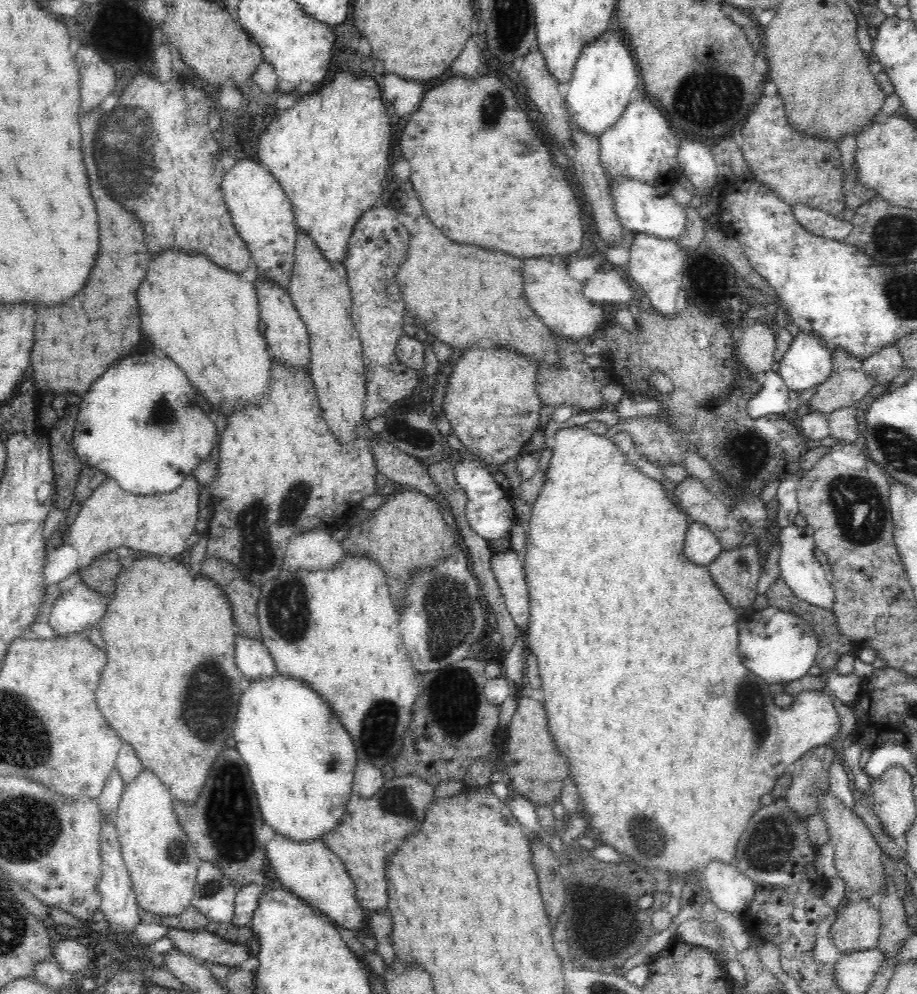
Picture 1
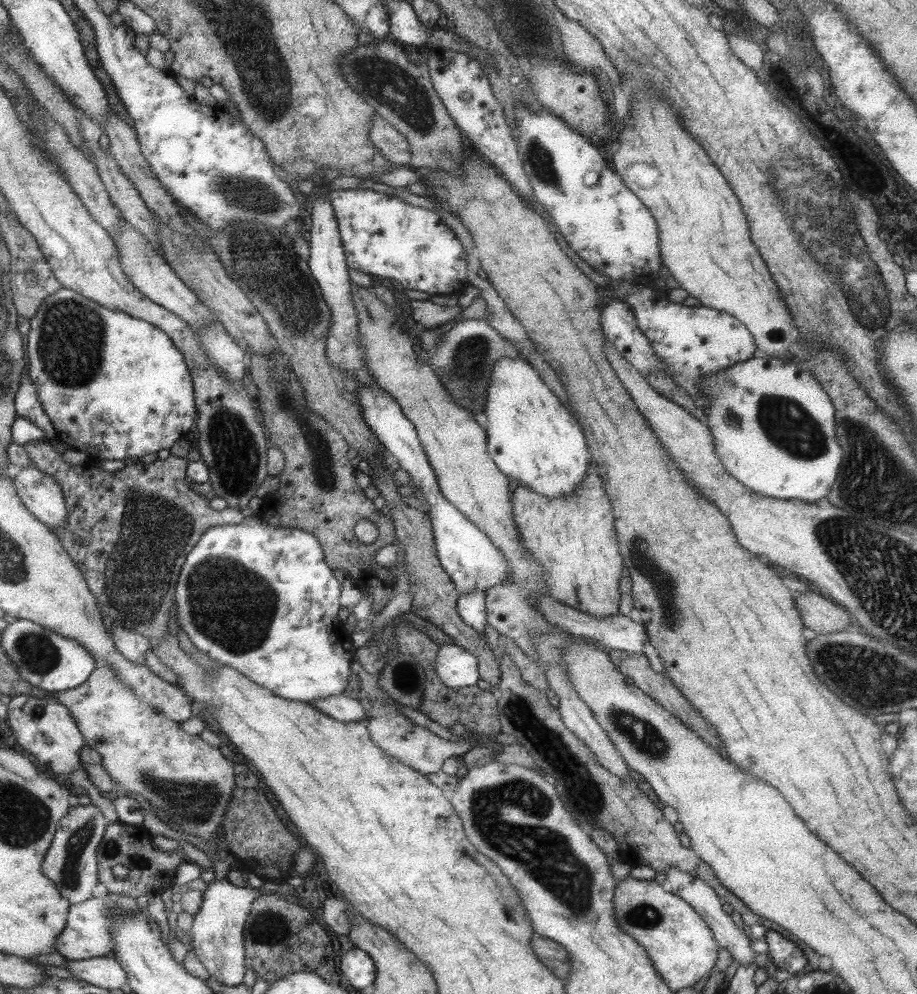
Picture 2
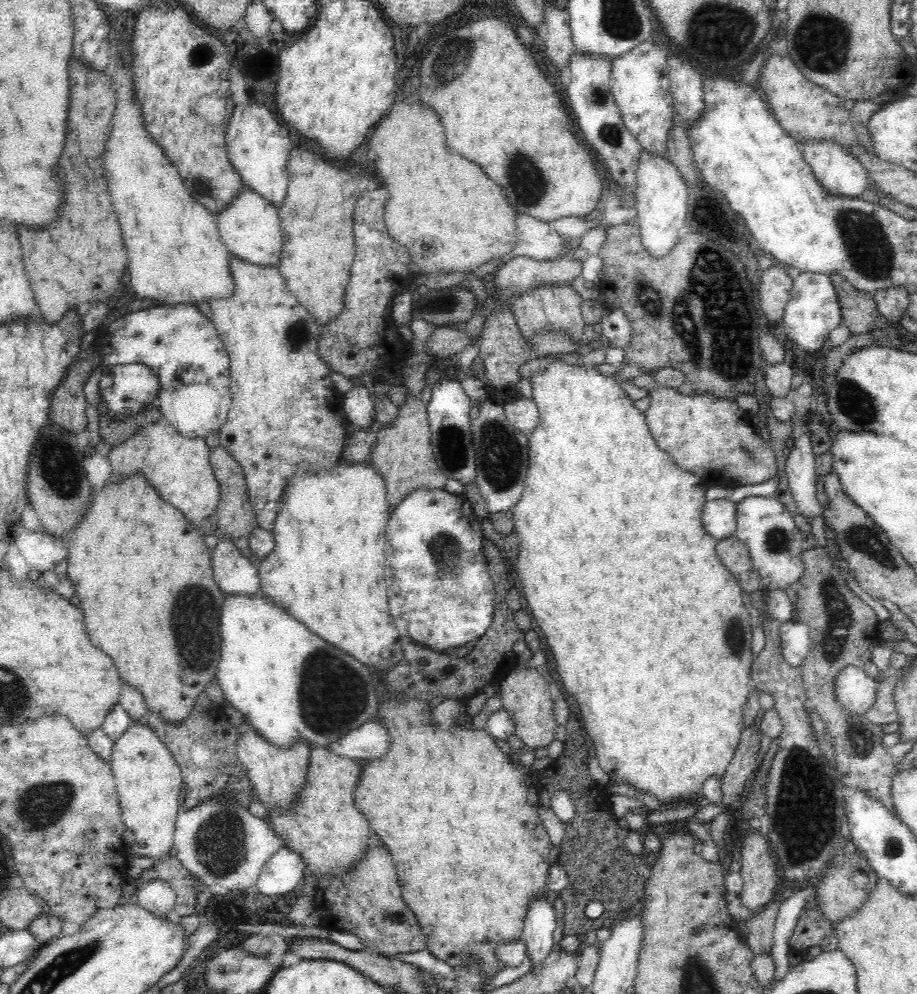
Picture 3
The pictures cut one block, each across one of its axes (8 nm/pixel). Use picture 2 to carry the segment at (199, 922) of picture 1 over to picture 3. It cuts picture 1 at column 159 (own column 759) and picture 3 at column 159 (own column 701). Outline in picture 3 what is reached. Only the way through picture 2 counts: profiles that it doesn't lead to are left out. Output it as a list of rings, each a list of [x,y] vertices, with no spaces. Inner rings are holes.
[[[168,855],[155,860],[151,868],[141,874],[142,880],[164,880],[176,893],[177,899],[173,908],[176,917],[185,917],[195,913],[196,890],[193,876],[176,856]]]

